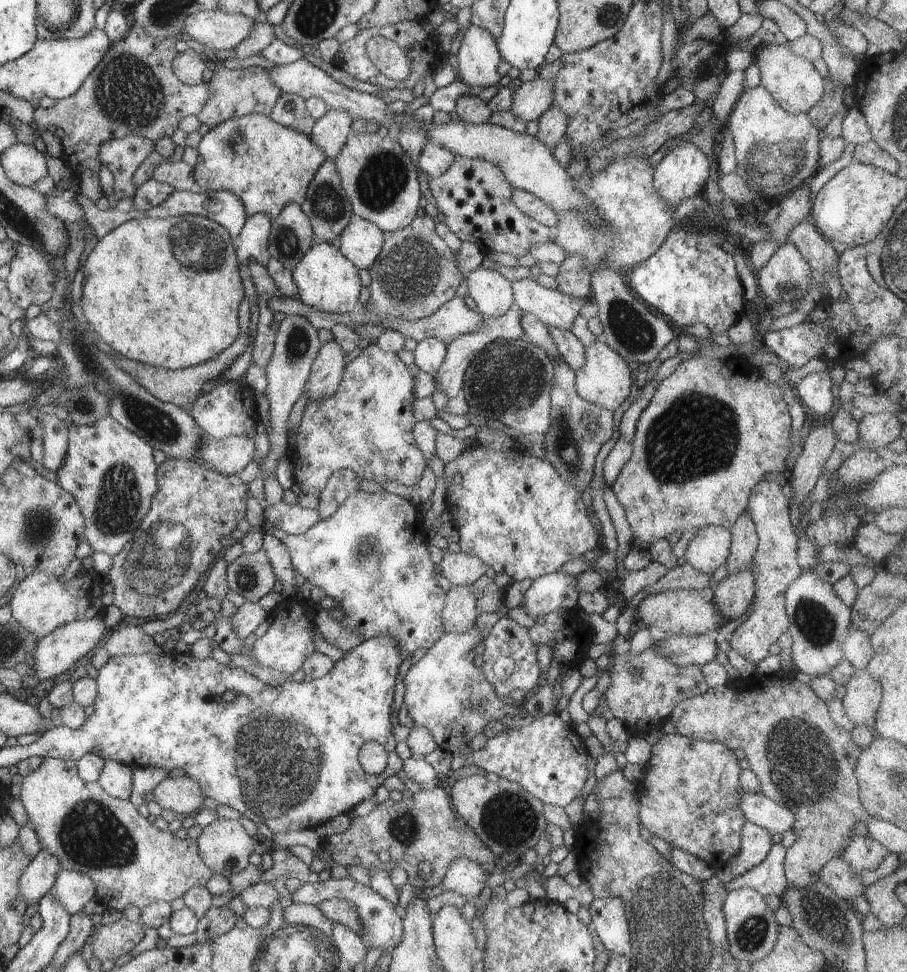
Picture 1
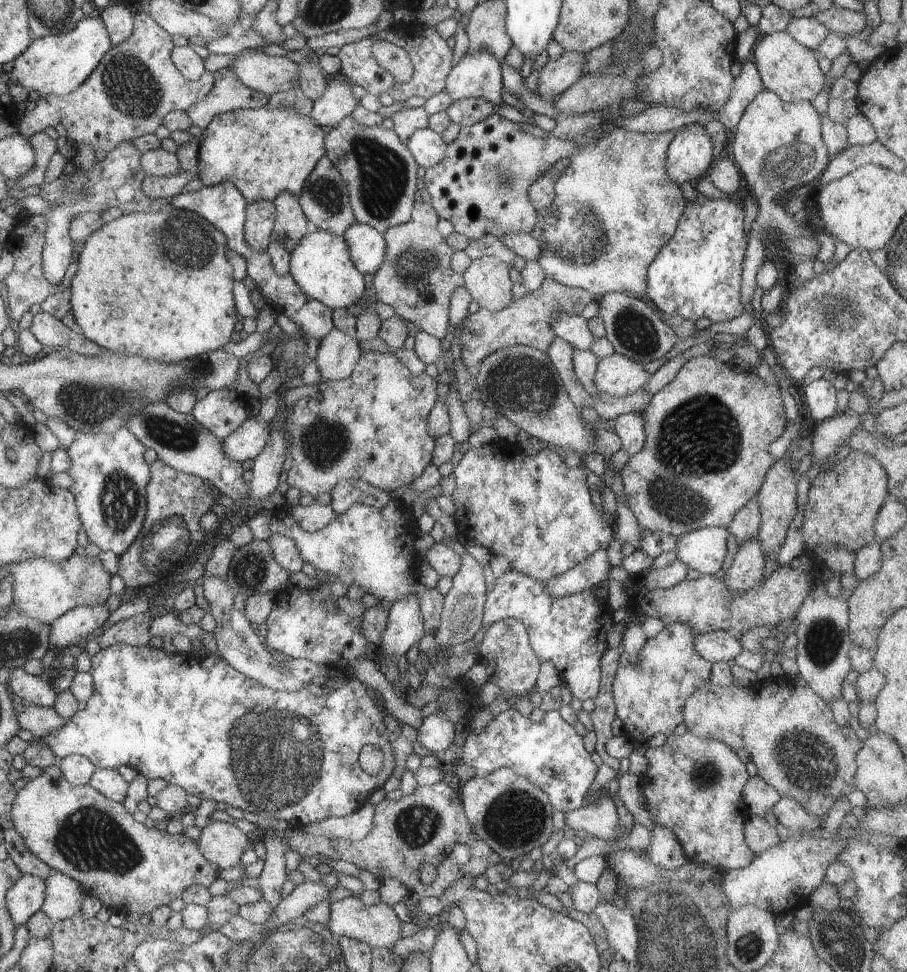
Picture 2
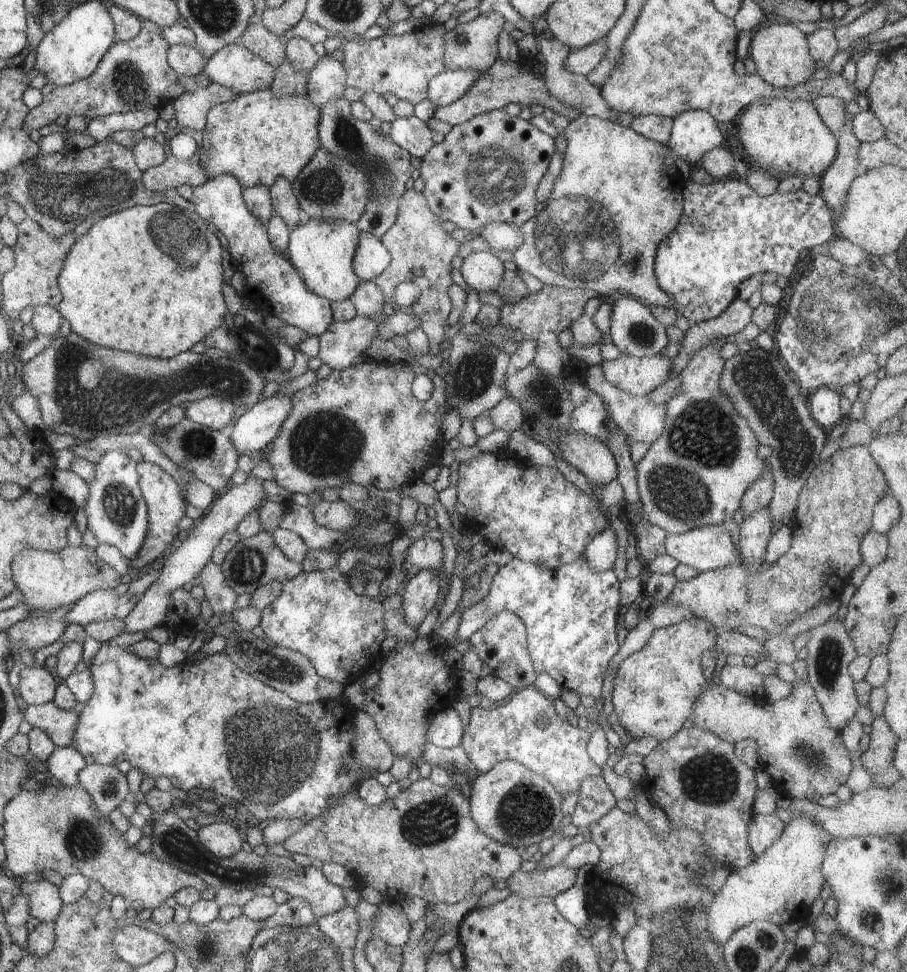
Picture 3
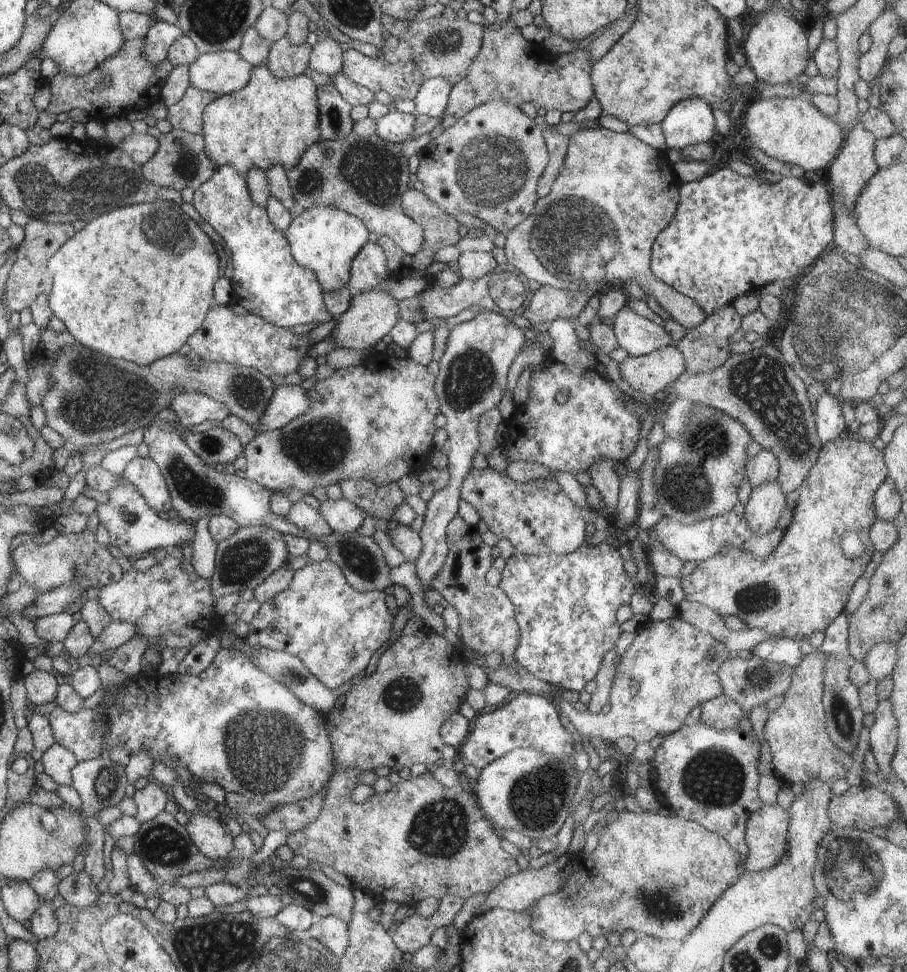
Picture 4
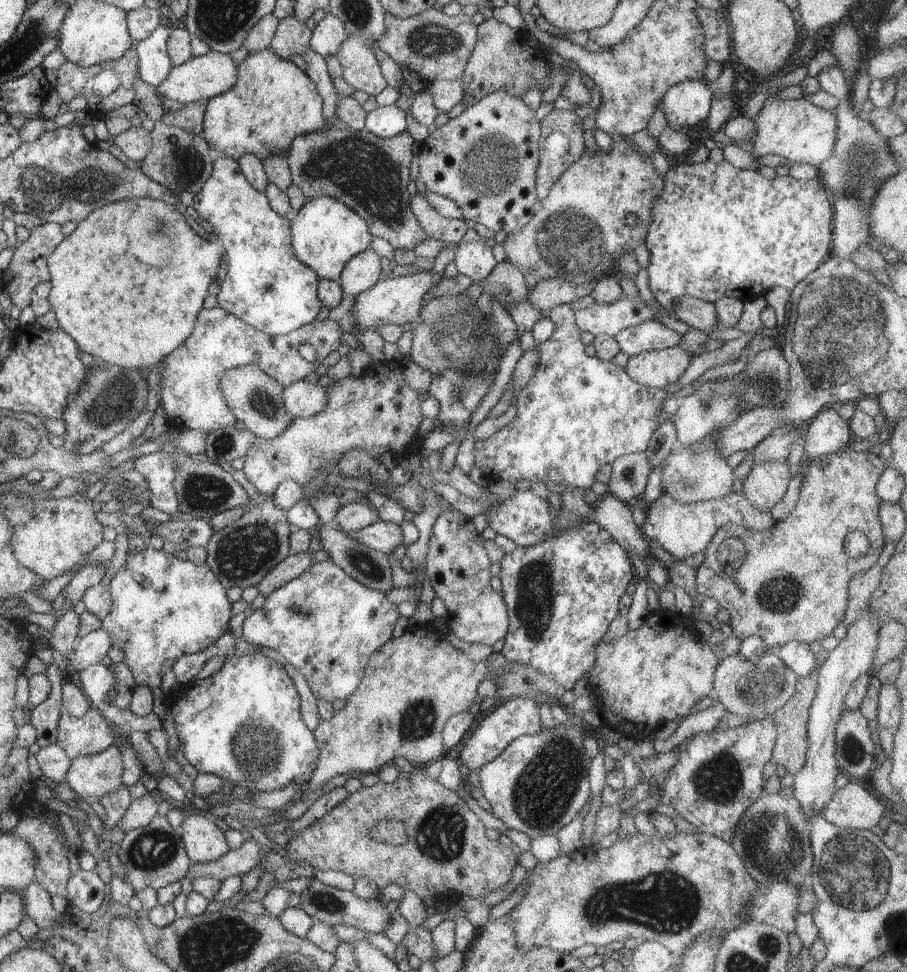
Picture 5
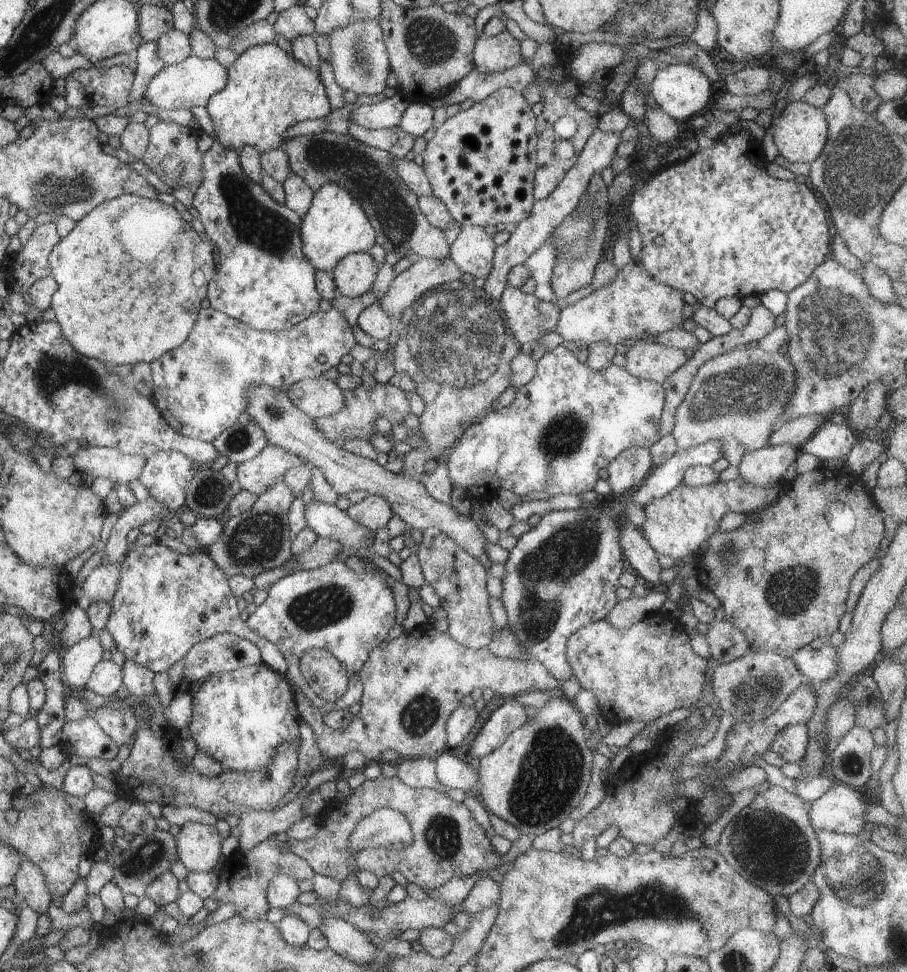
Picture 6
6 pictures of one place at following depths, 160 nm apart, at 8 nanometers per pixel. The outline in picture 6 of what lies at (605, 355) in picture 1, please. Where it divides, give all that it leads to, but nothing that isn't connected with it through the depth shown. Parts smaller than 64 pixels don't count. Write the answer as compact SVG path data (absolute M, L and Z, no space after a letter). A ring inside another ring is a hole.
M648 340L638 341L625 357L626 372L636 378L661 385L673 372L688 362L684 351Z

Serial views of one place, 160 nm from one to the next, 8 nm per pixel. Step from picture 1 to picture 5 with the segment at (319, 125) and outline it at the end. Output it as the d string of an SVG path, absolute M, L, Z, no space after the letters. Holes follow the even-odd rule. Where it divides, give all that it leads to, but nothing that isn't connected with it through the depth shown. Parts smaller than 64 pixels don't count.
M327 12L311 32L309 48L324 58L336 56L341 44L349 37L344 22L337 16Z

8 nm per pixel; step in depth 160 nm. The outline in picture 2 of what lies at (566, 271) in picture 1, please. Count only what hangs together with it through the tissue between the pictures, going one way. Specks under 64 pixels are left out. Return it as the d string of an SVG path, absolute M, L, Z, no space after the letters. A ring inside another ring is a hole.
M546 275L540 288L530 294L512 301L506 308L496 312L480 308L461 322L459 340L462 362L469 371L473 371L489 354L512 345L526 345L547 354L548 347L555 337L549 320L558 313L581 315L586 304L594 297L581 286L566 286Z

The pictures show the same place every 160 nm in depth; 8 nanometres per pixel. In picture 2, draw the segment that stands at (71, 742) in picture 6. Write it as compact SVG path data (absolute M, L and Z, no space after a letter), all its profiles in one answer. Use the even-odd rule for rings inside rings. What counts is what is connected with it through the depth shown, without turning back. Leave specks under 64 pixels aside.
M31 704L18 708L20 728L30 730L34 739L49 735L52 731L60 730L68 722L64 716L52 706L50 708Z

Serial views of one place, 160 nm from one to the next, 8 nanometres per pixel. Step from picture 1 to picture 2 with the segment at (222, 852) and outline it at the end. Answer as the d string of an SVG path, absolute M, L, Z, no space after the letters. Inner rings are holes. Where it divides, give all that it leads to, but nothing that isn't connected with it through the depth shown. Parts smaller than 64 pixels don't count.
M210 820L196 843L203 856L223 871L241 865L240 858L249 849L249 842L248 835L236 824Z

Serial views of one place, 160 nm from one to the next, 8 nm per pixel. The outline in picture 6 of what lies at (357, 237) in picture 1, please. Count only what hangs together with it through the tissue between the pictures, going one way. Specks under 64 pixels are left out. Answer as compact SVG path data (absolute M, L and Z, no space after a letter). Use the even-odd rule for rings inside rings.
M370 253L346 255L332 270L338 295L362 296L373 288L378 272Z

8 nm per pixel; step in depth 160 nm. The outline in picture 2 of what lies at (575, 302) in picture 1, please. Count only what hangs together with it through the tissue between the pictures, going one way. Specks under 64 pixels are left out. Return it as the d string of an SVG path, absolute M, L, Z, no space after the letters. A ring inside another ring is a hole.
M558 313L549 320L549 323L555 336L569 342L574 349L589 349L595 339L588 328L587 320L581 315Z

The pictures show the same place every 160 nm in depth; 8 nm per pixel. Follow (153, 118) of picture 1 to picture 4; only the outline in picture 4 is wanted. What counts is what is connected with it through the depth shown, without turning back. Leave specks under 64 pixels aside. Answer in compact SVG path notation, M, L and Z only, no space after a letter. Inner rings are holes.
M145 36L129 40L115 55L109 56L87 75L77 77L64 71L57 73L49 81L51 101L46 111L58 115L60 112L69 113L80 109L87 112L92 119L104 124L114 117L124 117L134 108L148 108L156 100L161 100L161 88L171 69L172 65L167 58L157 66L148 60Z

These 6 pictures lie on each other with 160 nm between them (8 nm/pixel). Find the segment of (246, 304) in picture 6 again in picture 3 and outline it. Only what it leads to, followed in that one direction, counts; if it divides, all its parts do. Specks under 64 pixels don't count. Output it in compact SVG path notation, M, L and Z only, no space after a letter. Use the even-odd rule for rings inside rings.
M220 175L208 178L199 187L193 187L189 199L195 206L194 212L214 224L228 240L228 252L236 271L246 278L242 293L247 304L258 308L264 314L277 316L284 324L302 328L309 336L323 335L333 323L331 302L310 292L304 284L301 274L292 266L284 253L279 253L268 238L265 226L249 211L243 199L240 181L232 175Z

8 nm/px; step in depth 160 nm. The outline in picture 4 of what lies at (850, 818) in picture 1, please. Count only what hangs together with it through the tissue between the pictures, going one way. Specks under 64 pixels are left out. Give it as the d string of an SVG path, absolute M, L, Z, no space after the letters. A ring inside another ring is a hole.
M814 651L806 655L801 663L793 669L792 680L785 692L783 703L773 712L769 712L763 729L764 740L770 747L772 756L772 768L777 780L783 779L792 787L793 784L806 785L812 779L823 779L830 784L837 780L844 780L848 770L852 768L854 759L850 753L838 748L827 733L827 716L823 705L823 668L825 665L824 654ZM722 693L700 705L700 722L718 730L738 729L747 712L733 698Z

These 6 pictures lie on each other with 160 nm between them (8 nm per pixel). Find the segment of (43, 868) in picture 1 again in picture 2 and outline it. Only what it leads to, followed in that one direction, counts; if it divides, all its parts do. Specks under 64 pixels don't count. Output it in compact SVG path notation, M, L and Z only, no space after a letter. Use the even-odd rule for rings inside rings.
M23 874L6 892L6 909L19 926L41 910L46 896L46 881L36 875Z

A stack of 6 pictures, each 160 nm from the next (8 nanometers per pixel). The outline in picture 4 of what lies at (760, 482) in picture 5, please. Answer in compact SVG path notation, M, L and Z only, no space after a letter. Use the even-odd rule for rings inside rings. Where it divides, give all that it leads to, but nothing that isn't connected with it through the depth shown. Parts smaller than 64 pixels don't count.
M777 480L753 488L743 517L755 535L764 536L776 529L782 512L787 509L786 497Z

